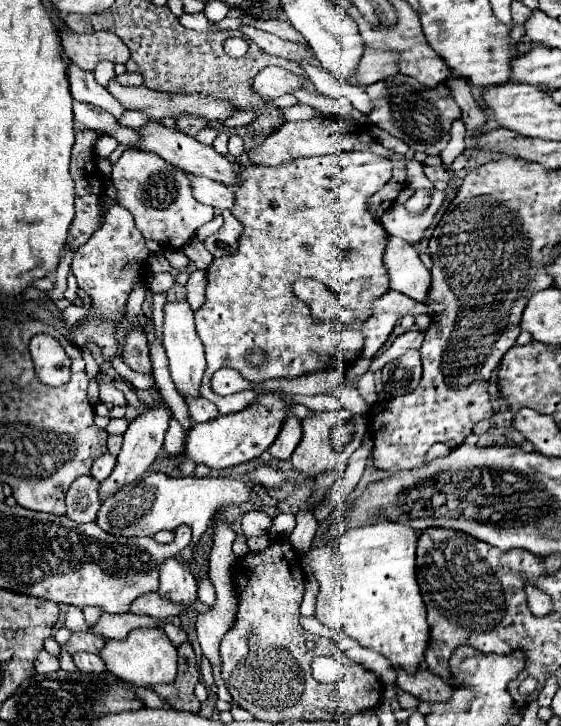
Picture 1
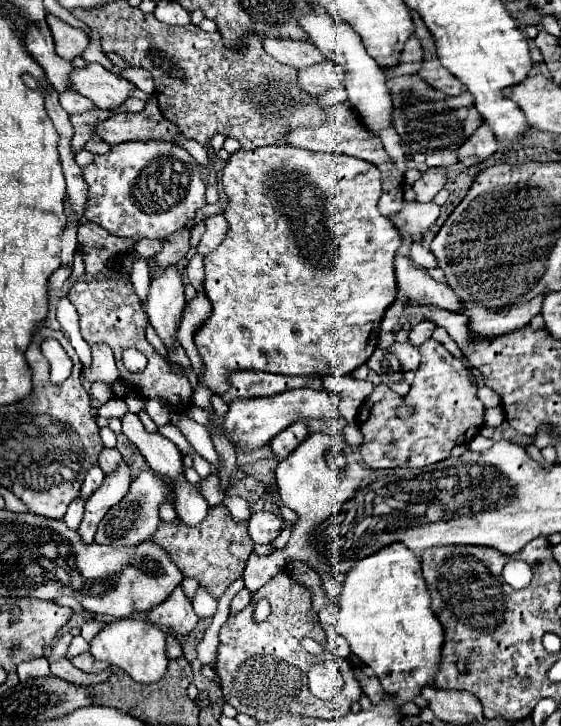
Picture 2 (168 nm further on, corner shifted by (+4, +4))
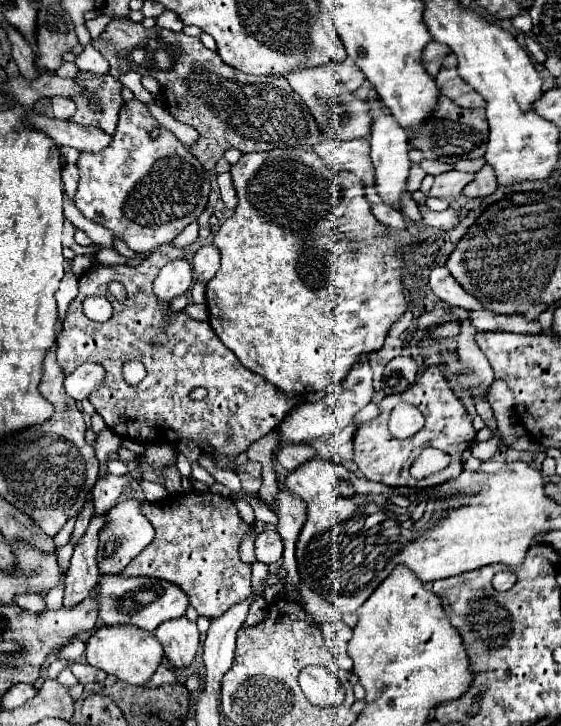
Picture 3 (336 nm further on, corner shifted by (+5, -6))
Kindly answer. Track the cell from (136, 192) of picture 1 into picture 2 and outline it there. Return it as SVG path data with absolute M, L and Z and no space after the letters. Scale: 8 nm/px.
M137 140L111 146L109 154L97 154L95 160L87 168L83 168L83 178L89 184L89 204L85 210L85 218L115 236L133 238L135 242L139 242L141 238L165 240L167 236L183 228L187 220L193 220L199 208L207 206L205 186L199 178L199 164L195 162L195 158L181 146L159 140Z

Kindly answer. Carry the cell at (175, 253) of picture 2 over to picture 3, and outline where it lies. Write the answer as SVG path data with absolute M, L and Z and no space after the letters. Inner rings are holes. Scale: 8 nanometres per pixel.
M162 244L136 266L134 264L92 266L88 272L84 272L78 280L78 284L80 284L78 296L70 302L70 310L64 316L62 330L56 340L58 364L64 368L64 374L72 374L84 362L102 364L102 368L106 370L106 378L99 389L90 395L89 400L100 416L104 418L106 428L110 428L114 434L132 438L132 440L140 440L144 444L176 444L178 440L194 440L200 448L210 446L220 456L228 456L232 460L240 452L244 452L252 442L256 442L258 438L272 432L278 426L278 422L282 422L282 418L298 404L298 396L294 396L294 398L286 396L284 392L270 386L262 376L244 368L240 364L240 360L234 356L234 352L230 352L230 348L226 348L220 342L220 338L214 334L214 330L208 322L198 322L184 312L170 312L170 306L162 306L162 302L158 302L158 298L154 298L152 282L158 276L160 268L164 264L168 264L170 260L176 260L184 254L186 254L184 248L176 248L172 244ZM110 282L124 284L124 288L126 288L124 302L118 302L110 294L110 290L108 290ZM90 294L102 294L112 302L114 316L108 322L92 322L84 316L82 300ZM74 336L80 336L80 338L74 340ZM154 338L158 342L152 346L150 342ZM128 360L138 360L146 366L146 378L134 386L124 382L124 378L122 378L122 366ZM198 386L204 386L208 390L208 396L200 402L194 402L188 396L188 392ZM228 430L234 434L232 442L228 442L228 438L224 440L224 434L228 436Z

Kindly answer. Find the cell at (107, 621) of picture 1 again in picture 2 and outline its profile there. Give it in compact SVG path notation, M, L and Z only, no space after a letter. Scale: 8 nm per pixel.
M91 620L91 622L85 622L81 626L81 636L89 642L93 636L97 636L101 632L101 628L105 626L105 622L99 622L99 620Z

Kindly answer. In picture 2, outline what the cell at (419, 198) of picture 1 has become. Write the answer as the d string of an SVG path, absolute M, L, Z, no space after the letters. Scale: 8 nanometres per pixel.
M427 170L423 174L423 178L419 178L413 184L415 200L419 200L419 202L431 202L435 198L435 194L445 186L445 182L447 182L445 170Z

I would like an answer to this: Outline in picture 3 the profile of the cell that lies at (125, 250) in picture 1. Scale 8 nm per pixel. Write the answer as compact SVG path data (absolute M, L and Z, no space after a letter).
M82 364L78 366L70 376L66 376L64 380L64 390L68 396L72 396L74 400L84 400L92 394L94 388L98 388L98 384L104 378L104 368L98 364Z

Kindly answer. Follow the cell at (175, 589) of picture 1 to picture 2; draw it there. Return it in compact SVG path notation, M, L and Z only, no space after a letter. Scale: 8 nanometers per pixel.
M181 584L175 586L171 596L167 596L167 600L163 600L163 604L157 604L155 608L151 608L149 618L151 618L151 622L167 626L175 634L189 634L199 620L191 606L191 600L185 596Z

